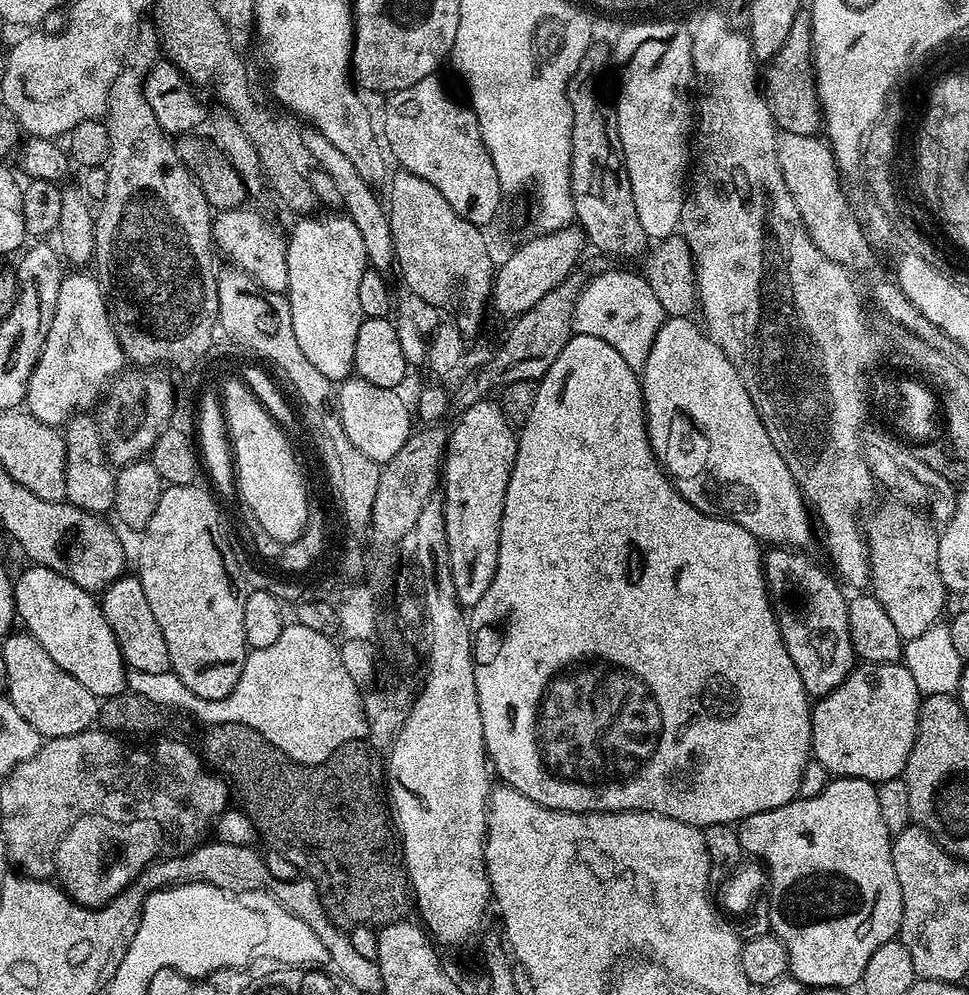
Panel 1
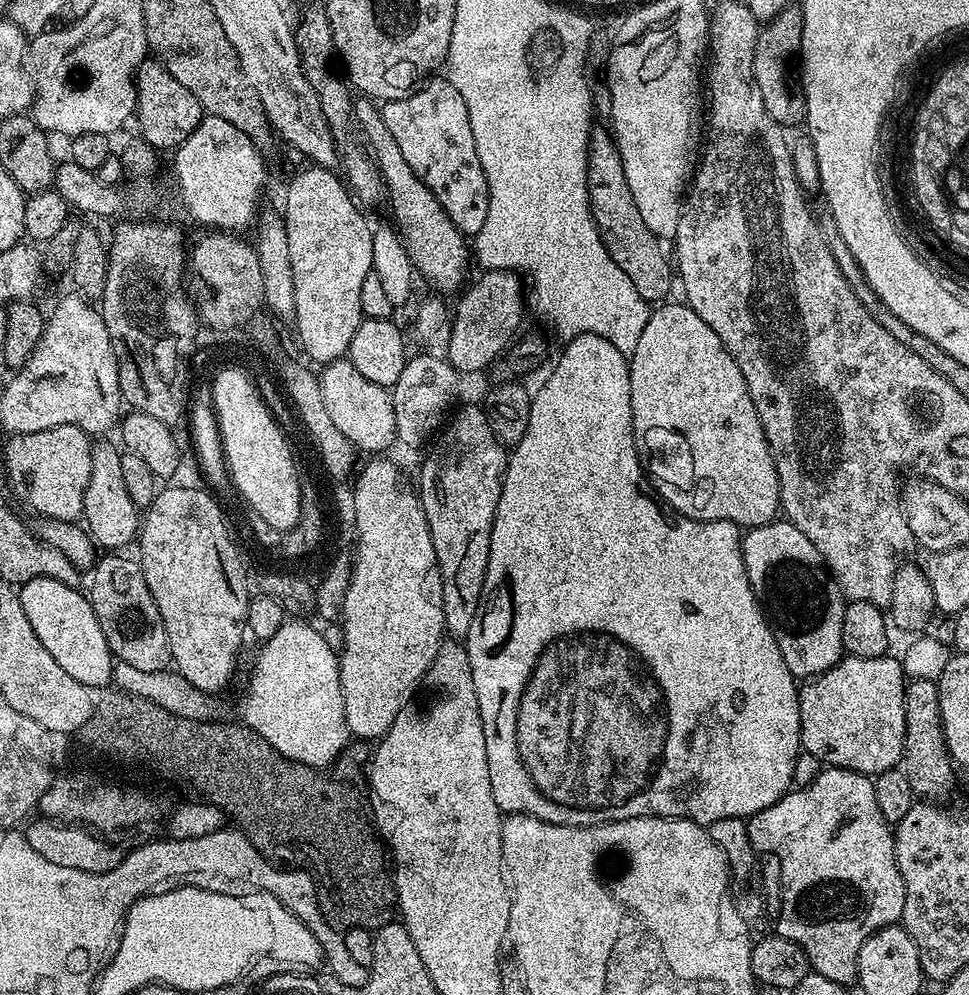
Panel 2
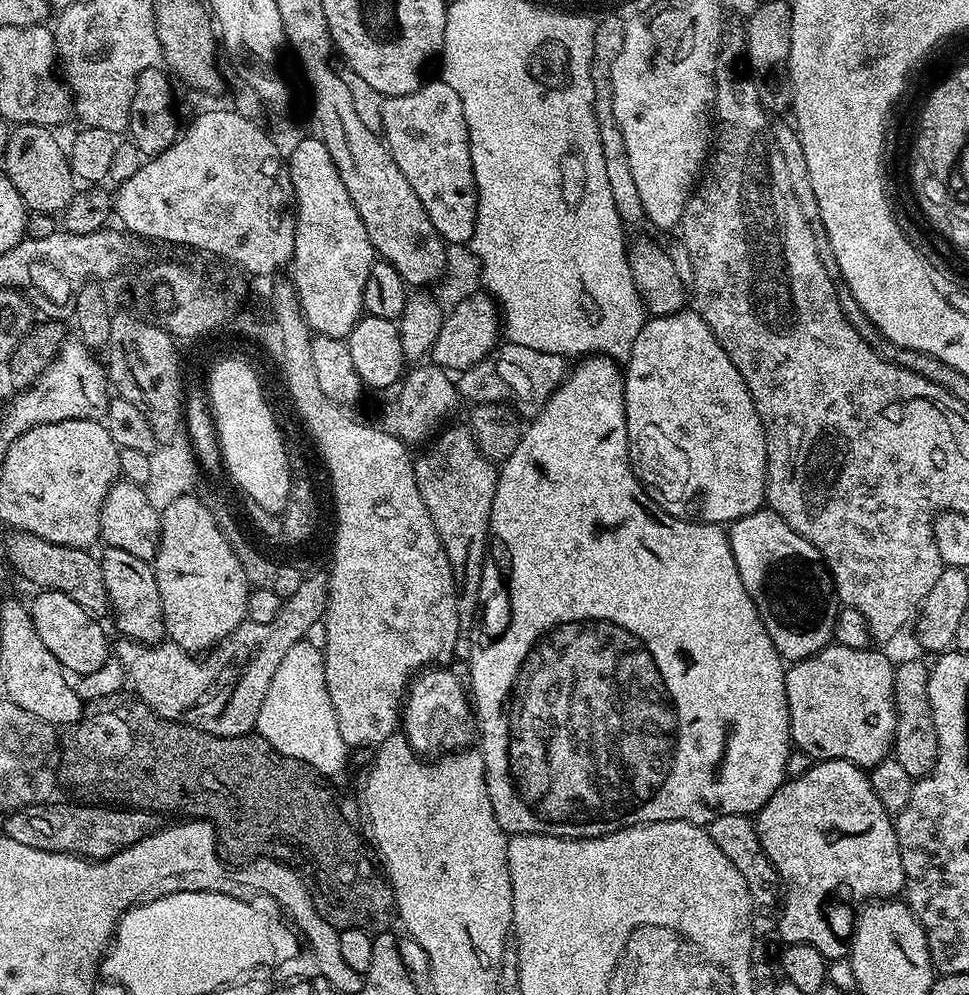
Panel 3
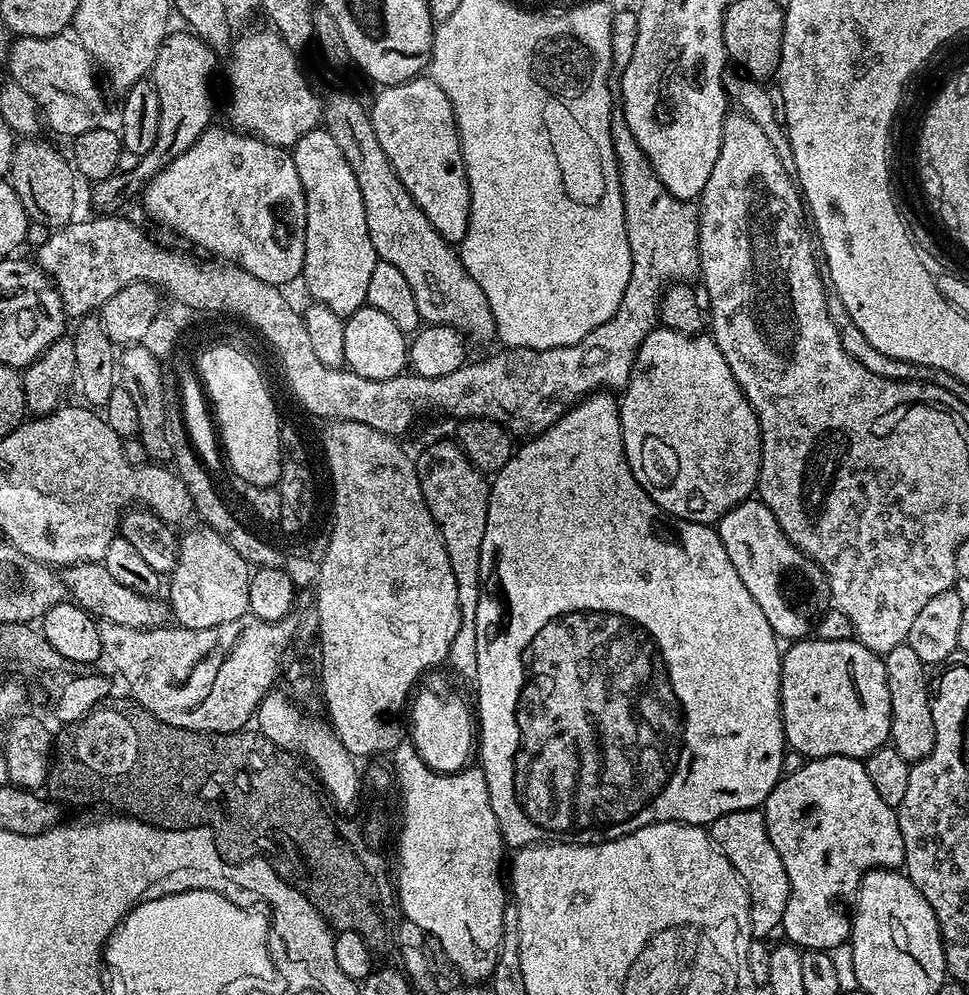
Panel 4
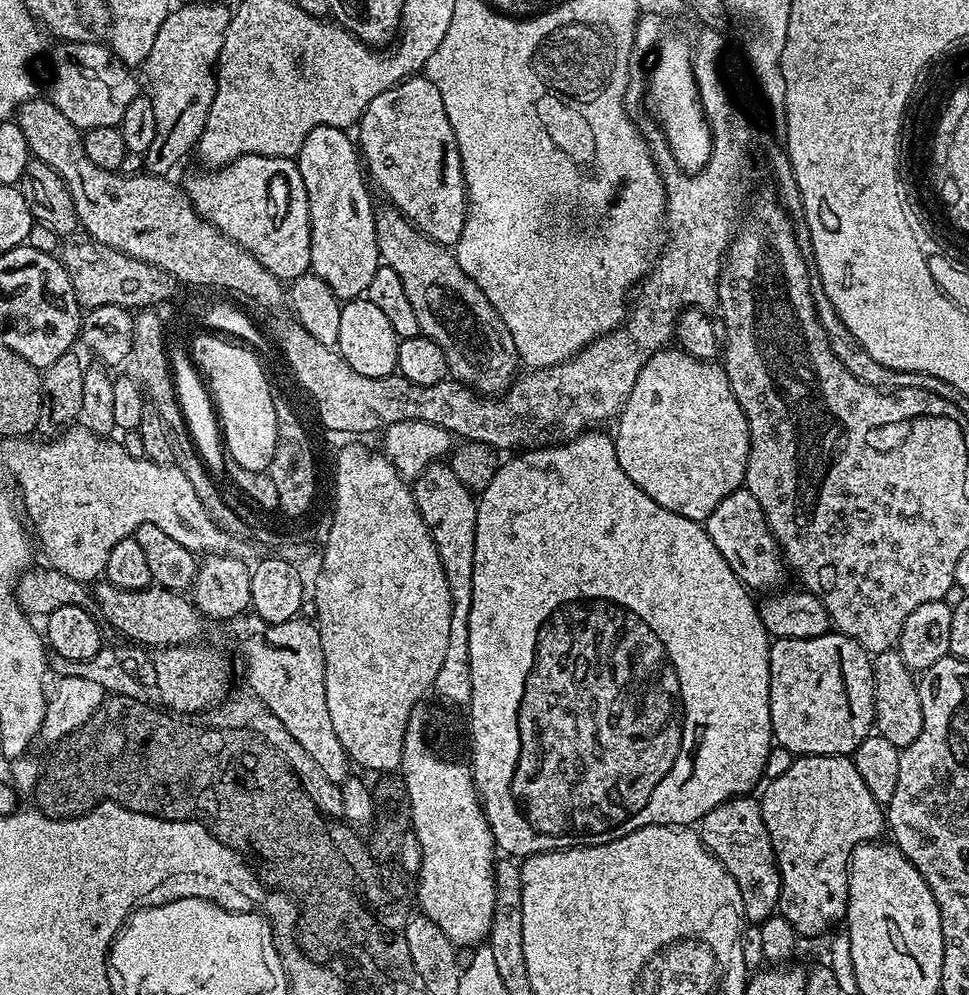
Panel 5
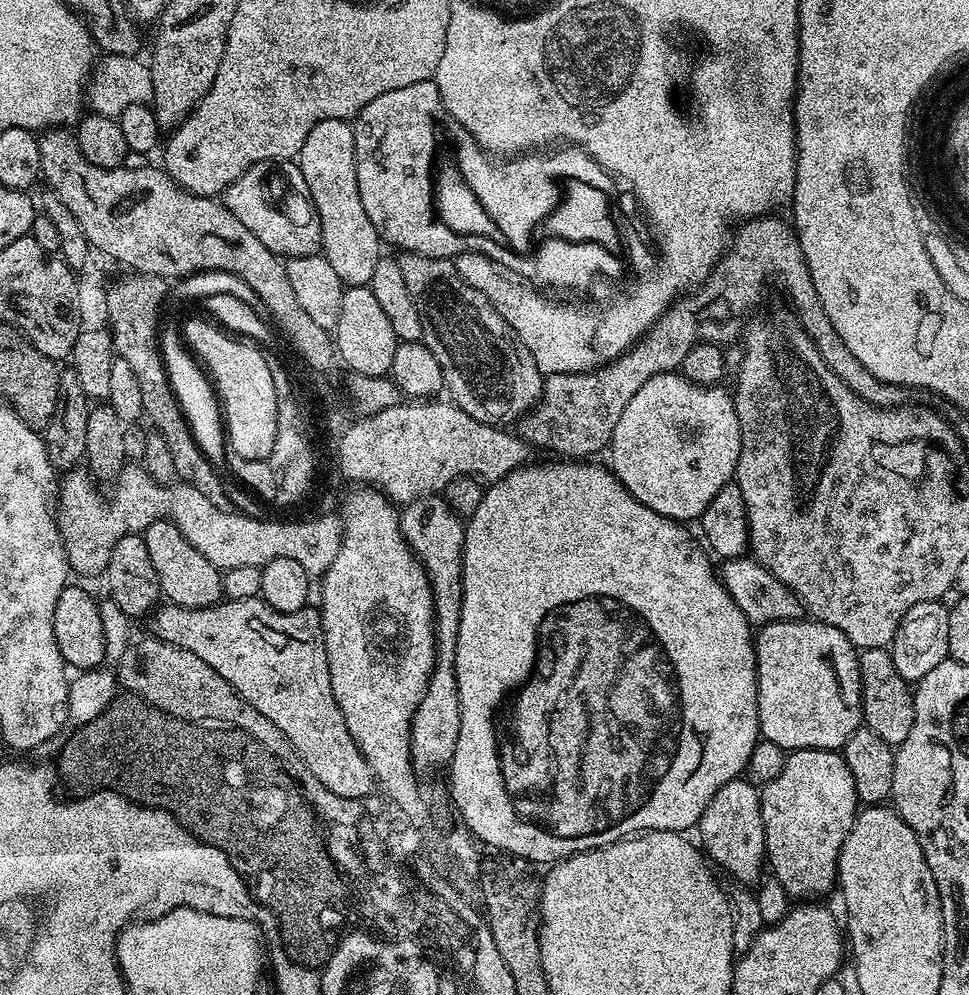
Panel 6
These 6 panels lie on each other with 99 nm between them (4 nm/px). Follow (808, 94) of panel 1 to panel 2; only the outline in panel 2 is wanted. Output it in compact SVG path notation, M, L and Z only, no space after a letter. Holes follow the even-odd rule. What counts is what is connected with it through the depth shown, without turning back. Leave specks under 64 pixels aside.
M790 2L777 16L767 21L760 28L756 39L756 45L752 53L754 62L754 82L758 82L758 91L762 93L762 102L766 105L766 114L774 118L781 126L801 123L804 120L804 93L798 87L797 81L788 77L788 60L800 51L800 39L802 38L802 22L804 21L804 9L799 3Z

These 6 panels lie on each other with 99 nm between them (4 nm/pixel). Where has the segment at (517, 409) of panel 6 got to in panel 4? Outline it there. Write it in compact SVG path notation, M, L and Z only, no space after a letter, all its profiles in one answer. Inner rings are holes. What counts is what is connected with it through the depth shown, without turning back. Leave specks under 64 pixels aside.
M336 92L323 105L322 124L338 144L338 150L342 150L342 158L350 162L350 170L354 170L358 190L362 190L362 206L366 206L366 230L370 230L377 257L404 275L414 293L414 302L418 302L421 321L425 325L457 328L469 345L493 343L496 323L482 286L470 278L459 251L434 230L430 218L422 214L406 186L402 186L394 166L390 166L390 158L386 158L386 150L378 146L369 109L354 97Z

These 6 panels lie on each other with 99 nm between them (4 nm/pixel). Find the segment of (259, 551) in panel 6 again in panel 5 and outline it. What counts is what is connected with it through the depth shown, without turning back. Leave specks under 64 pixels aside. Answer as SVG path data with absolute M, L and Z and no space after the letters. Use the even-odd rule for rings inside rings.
M69 426L59 433L55 438L49 439L45 442L43 439L37 438L16 438L4 448L4 464L10 471L16 475L15 487L18 489L19 499L22 501L22 512L26 517L27 523L30 525L31 531L34 533L35 539L38 541L38 548L44 551L44 556L49 565L67 577L83 582L96 582L104 576L104 567L106 561L110 558L110 550L114 550L114 546L118 546L118 542L122 542L122 538L127 536L135 536L136 531L142 527L143 524L153 524L158 526L158 530L164 531L165 534L170 534L170 538L174 538L174 542L178 542L178 546L186 546L186 550L190 550L193 554L207 554L208 556L238 556L241 558L247 557L248 544L247 539L240 536L232 536L224 530L220 530L218 526L210 520L206 514L205 507L202 506L198 500L194 489L190 486L190 481L186 478L186 474L182 474L182 470L178 470L175 464L167 464L166 466L158 466L149 460L135 460L126 454L120 442L114 442L108 438L101 438L96 436L89 428L83 426Z

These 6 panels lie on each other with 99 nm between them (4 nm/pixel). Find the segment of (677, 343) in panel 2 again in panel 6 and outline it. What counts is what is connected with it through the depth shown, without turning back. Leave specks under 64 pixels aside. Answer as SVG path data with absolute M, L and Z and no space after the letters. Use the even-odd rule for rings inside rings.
M679 371L658 374L650 378L650 382L645 382L642 390L630 398L626 410L622 410L622 418L618 418L618 426L614 426L611 452L610 467L635 500L671 520L699 521L714 494L718 494L718 490L736 475L740 423L733 393L729 389L727 392L724 386L694 384Z

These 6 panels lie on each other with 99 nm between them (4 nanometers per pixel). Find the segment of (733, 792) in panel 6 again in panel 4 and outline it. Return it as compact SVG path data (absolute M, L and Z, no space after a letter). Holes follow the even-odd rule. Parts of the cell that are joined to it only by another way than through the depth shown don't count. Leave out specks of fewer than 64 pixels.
M751 808L722 814L722 818L718 818L710 825L710 835L714 847L727 858L730 866L734 866L734 870L746 886L746 894L750 902L750 930L753 940L767 941L768 936L781 931L786 914L786 902L790 898L790 878L786 878L786 866L782 866L782 858L778 858L778 850L774 850L770 842L763 811L760 808Z

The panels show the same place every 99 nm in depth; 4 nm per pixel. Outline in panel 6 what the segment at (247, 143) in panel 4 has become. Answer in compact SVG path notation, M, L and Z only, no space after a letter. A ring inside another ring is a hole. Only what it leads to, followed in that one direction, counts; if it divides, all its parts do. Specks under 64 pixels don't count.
M263 160L237 178L222 194L222 203L270 250L281 258L314 256L322 248L322 230L312 198L308 195L306 178L299 163L290 160Z

